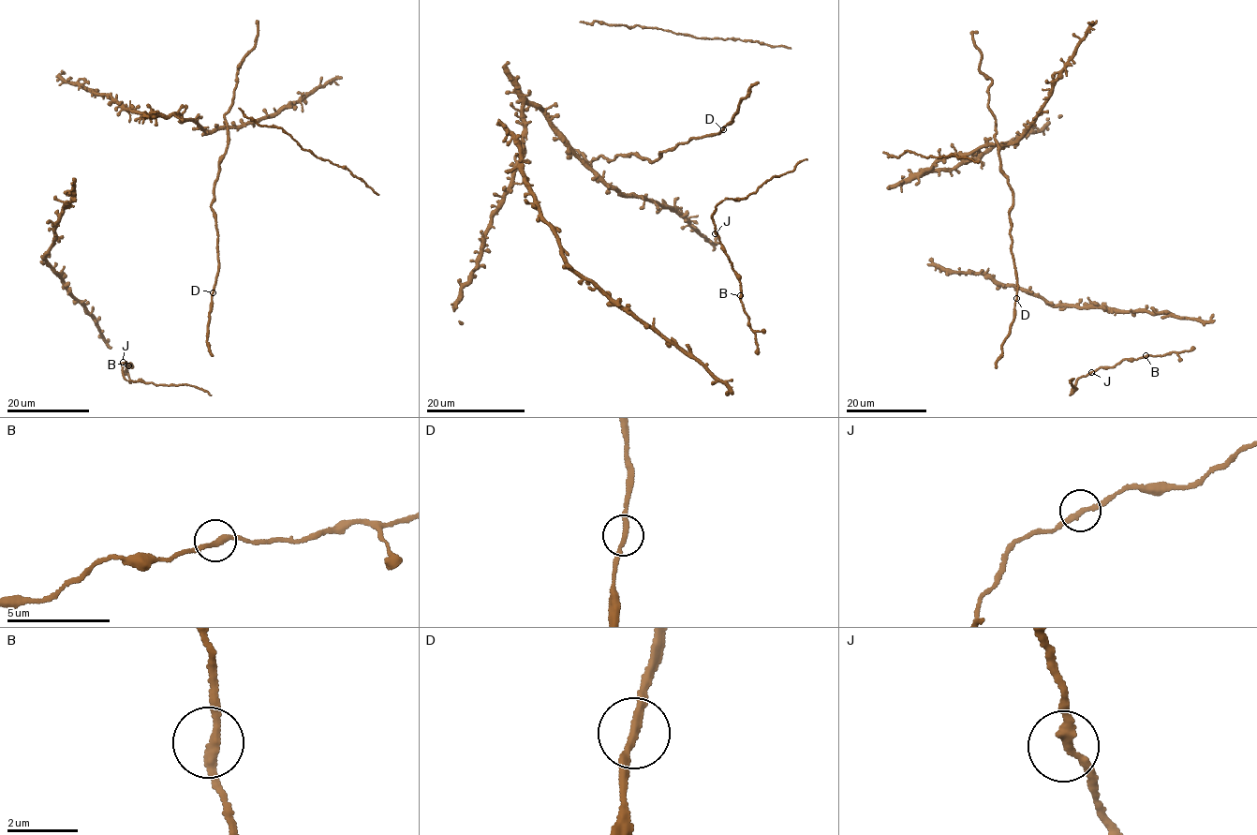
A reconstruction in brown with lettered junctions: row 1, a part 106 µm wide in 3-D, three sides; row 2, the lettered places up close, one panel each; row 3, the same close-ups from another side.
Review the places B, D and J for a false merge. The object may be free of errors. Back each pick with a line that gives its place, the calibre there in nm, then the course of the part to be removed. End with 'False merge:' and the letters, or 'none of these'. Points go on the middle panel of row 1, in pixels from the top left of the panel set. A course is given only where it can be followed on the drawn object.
False merge: none of these

